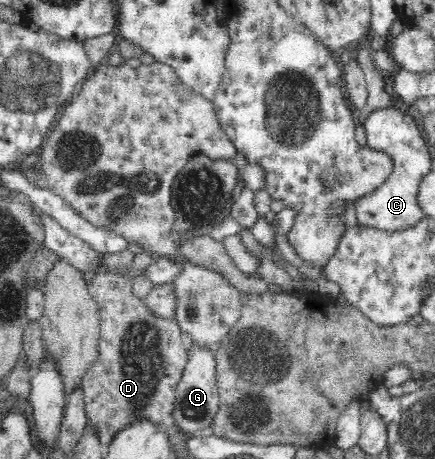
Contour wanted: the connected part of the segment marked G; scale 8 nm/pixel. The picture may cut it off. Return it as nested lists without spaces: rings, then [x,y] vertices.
[[[193,345],[189,353],[189,359],[183,370],[182,378],[175,390],[175,407],[173,410],[174,424],[191,435],[191,432],[202,430],[211,426],[219,412],[219,391],[216,386],[216,359],[214,350],[202,349]]]

